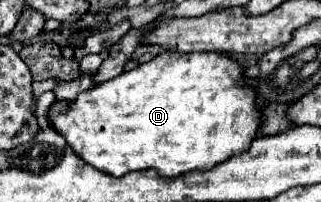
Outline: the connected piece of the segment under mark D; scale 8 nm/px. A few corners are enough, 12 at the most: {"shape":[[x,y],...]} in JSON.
{"shape":[[165,51],[53,103],[123,177],[211,169],[261,127],[227,53]]}

